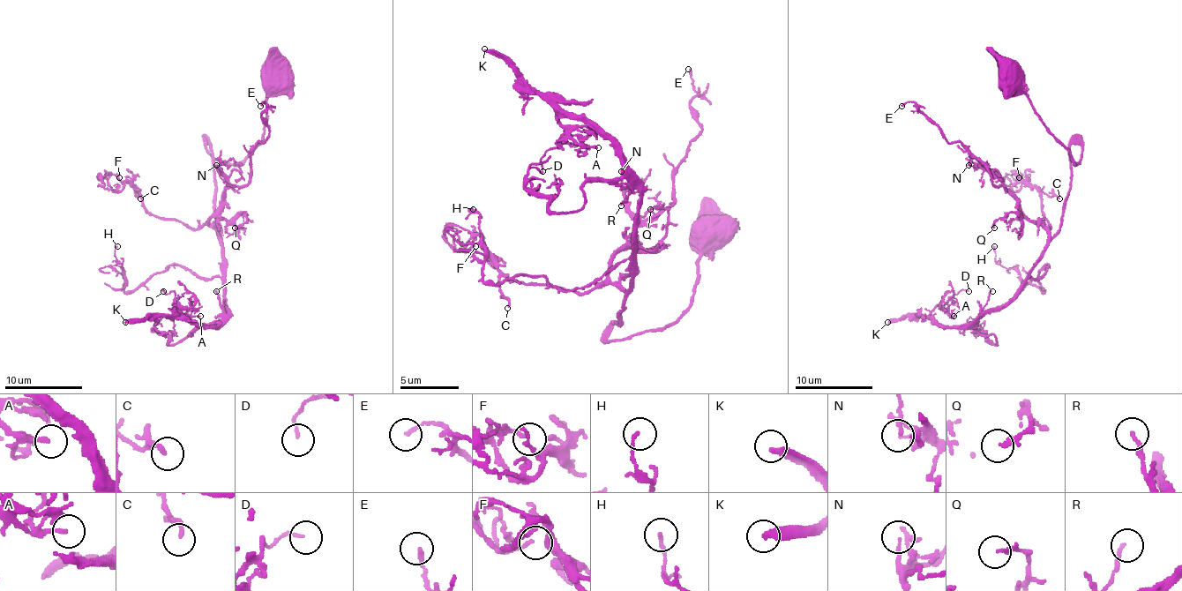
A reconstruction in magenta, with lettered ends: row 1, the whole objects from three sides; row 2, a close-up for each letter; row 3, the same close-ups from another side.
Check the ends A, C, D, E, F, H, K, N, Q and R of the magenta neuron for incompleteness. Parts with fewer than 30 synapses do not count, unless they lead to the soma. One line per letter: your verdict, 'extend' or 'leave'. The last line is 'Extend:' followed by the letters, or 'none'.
A: leave
C: leave
D: leave
E: leave
F: leave
H: leave
K: extend
N: leave
Q: leave
R: leave
Extend: K

